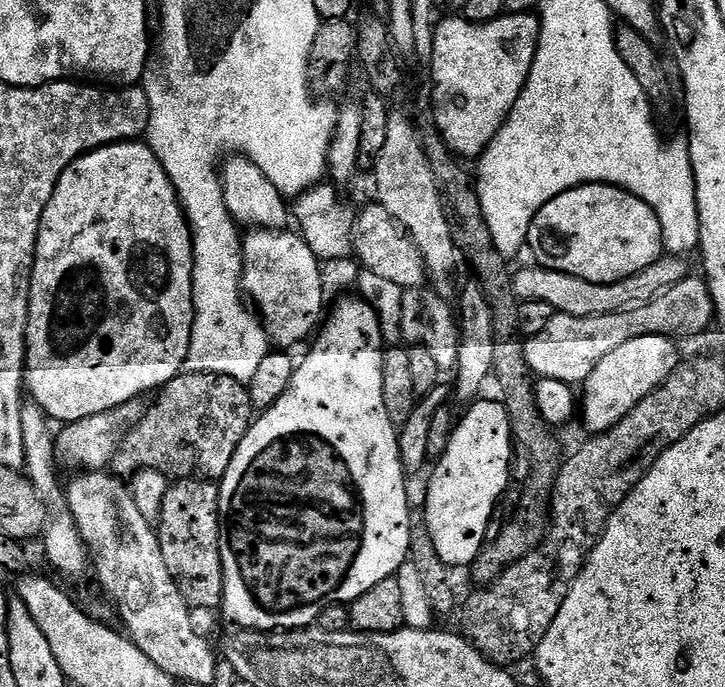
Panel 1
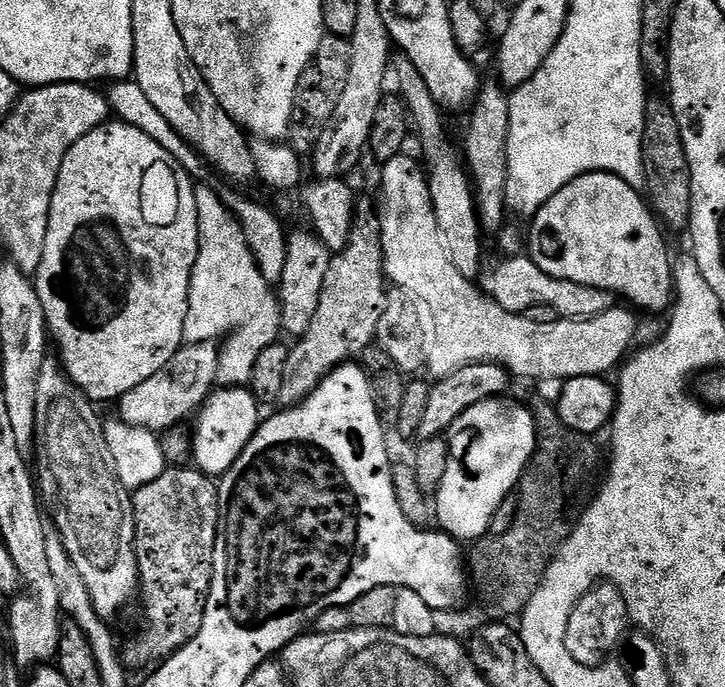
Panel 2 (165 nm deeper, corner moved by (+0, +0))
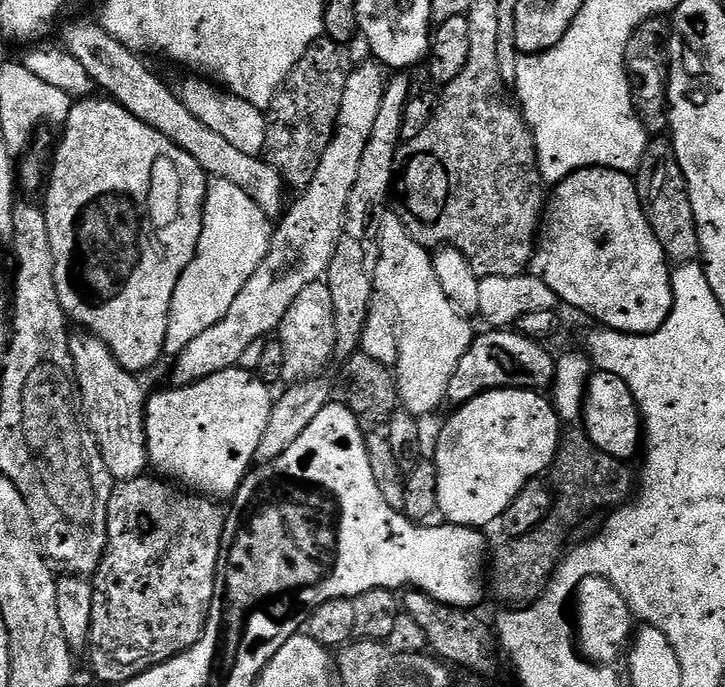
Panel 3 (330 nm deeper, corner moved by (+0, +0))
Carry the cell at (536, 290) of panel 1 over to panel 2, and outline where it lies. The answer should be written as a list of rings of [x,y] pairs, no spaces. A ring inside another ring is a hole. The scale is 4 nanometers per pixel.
[[[517,254],[501,259],[501,264],[492,272],[486,283],[486,291],[502,310],[510,310],[527,314],[534,306],[550,306],[557,317],[566,320],[585,320],[598,318],[598,314],[606,314],[606,310],[614,307],[611,292],[598,290],[594,286],[582,286],[578,282],[566,282],[562,278],[554,278],[546,274],[528,254]]]

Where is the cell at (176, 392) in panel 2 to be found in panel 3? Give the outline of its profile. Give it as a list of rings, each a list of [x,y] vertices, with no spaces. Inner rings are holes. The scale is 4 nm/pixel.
[[[357,63],[348,76],[336,119],[336,133],[326,146],[326,154],[322,154],[322,162],[314,178],[299,193],[300,201],[293,206],[292,212],[290,208],[283,213],[281,224],[275,225],[272,246],[258,270],[254,270],[246,286],[238,290],[238,298],[234,298],[227,314],[210,326],[210,330],[202,330],[186,350],[175,356],[172,376],[177,385],[193,384],[227,368],[237,367],[252,347],[255,349],[279,329],[294,298],[298,298],[306,286],[321,283],[327,277],[328,267],[344,233],[350,190],[354,190],[354,182],[358,178],[362,150],[366,150],[366,142],[370,142],[370,130],[374,130],[378,106],[382,106],[386,72],[379,63],[371,63]]]

